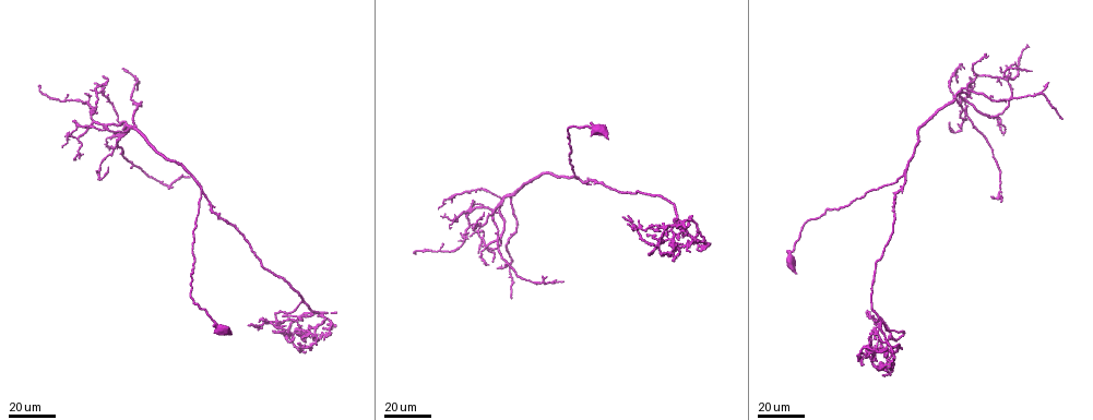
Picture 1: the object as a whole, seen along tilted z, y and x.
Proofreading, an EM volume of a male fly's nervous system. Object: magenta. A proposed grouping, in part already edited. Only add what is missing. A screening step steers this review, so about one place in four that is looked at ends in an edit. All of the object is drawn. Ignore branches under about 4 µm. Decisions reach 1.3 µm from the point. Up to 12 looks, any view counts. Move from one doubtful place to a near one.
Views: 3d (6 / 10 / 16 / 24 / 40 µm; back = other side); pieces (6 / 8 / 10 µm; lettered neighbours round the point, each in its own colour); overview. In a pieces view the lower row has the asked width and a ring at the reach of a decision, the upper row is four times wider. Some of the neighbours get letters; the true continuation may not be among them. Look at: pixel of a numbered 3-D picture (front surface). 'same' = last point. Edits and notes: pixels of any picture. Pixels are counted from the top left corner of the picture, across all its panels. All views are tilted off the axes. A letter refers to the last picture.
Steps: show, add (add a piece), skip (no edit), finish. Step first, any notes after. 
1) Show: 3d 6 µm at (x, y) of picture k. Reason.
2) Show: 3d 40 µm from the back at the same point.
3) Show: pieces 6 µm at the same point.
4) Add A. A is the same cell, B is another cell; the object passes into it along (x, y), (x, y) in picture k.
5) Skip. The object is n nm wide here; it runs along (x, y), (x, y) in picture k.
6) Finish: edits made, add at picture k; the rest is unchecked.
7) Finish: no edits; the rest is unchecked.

Show: 3d 24 µm at (678, 238) of picture 1. Free end.

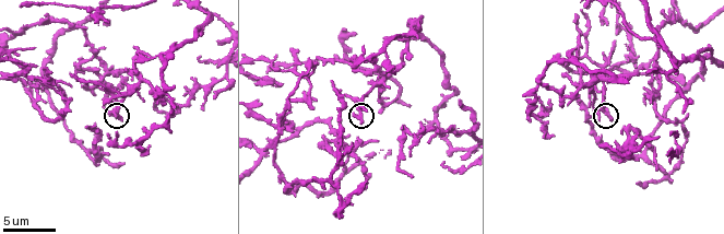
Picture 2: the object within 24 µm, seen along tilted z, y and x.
Show: 3d 10 µm at (609, 119) of picture 2. Closer look.

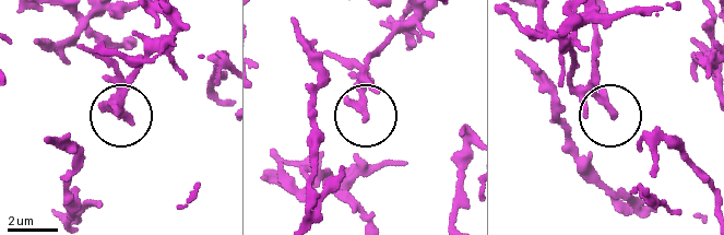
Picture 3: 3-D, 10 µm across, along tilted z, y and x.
Show: pieces 8 µm at (367, 118) of picture 3.

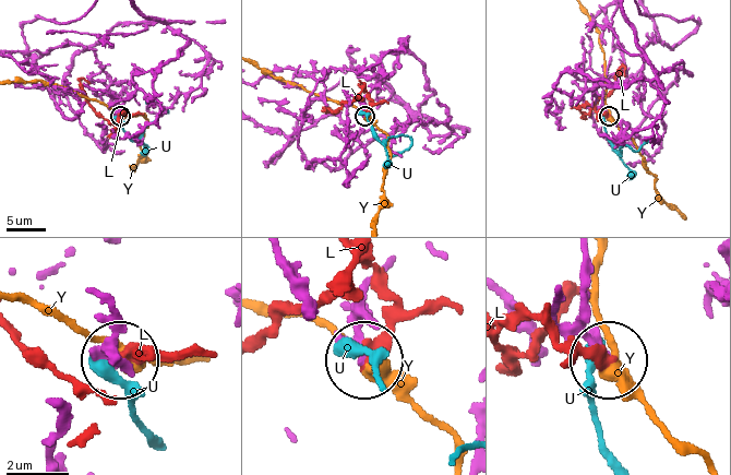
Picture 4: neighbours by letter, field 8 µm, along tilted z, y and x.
Skip. L, U and Y are other cells; it runs along (556, 299), (554, 319), (603, 356) in picture 4; no lettered piece goes on from it.

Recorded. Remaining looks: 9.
Show: pieces 10 µm at (109, 152) of picture 2. Free end.

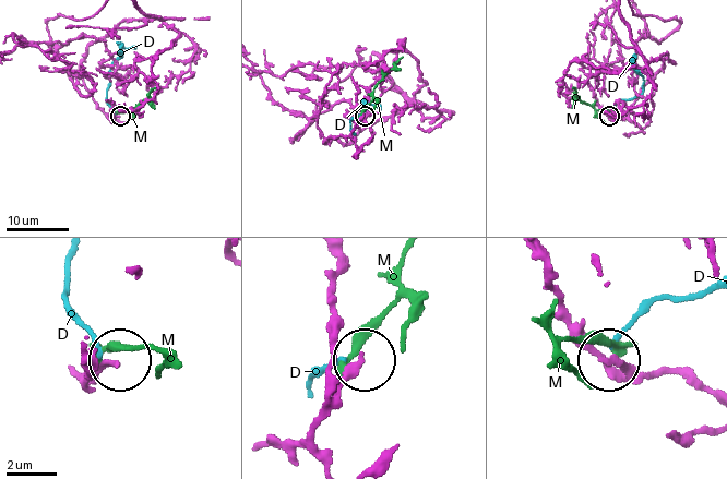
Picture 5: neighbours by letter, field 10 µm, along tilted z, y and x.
Skip. D and M are other cells; it runs along (656, 368), (638, 372), (607, 362) in picture 5; none of them fits.

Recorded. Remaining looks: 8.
Show: pieces 8 µm at (379, 110) of picture 2. Branch stops here.

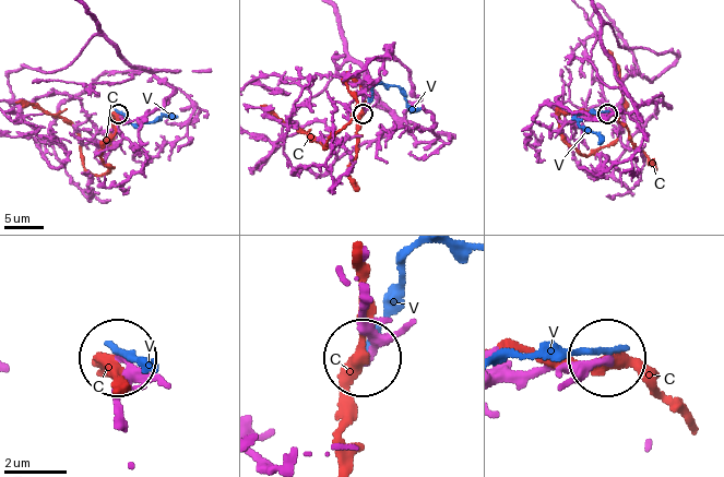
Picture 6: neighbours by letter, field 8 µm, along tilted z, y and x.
Skip. C and V are other cells; it runs along (503, 379), (603, 360) in picture 6; none of them fits.

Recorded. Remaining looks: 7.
Show: pieces 10 µm at (356, 34) of picture 2. Free end.

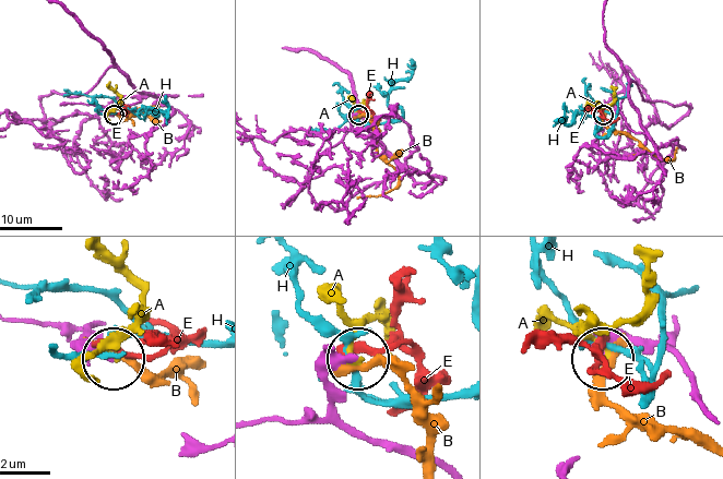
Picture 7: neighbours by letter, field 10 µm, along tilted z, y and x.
Skip. A, B, E and H are other cells; no lettered piece goes on from it.

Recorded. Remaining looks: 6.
Show: pieces 6 µm at (139, 62) of picture 2. An open end.

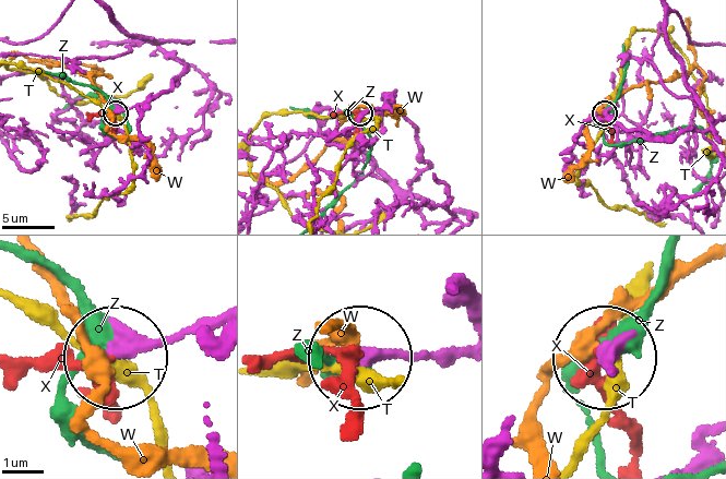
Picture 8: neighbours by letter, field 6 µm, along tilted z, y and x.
Add X. X is the same cell, T, W and Z are other cells; the object passes into it along (216, 315), (115, 356), (111, 420) in picture 8; the neuron continues.

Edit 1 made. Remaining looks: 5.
Show: 3d 40 µm at (892, 359) of picture 1. Stops while still wide.

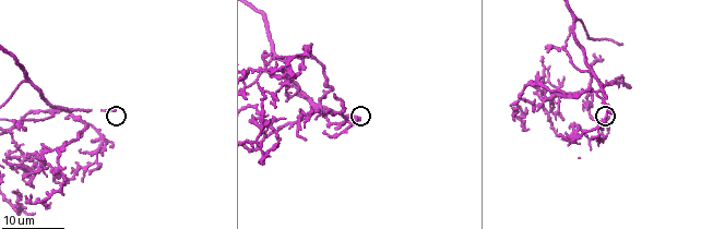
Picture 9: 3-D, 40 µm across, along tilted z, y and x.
Show: pieces 6 µm at (113, 108) of picture 9. See the neighbours.

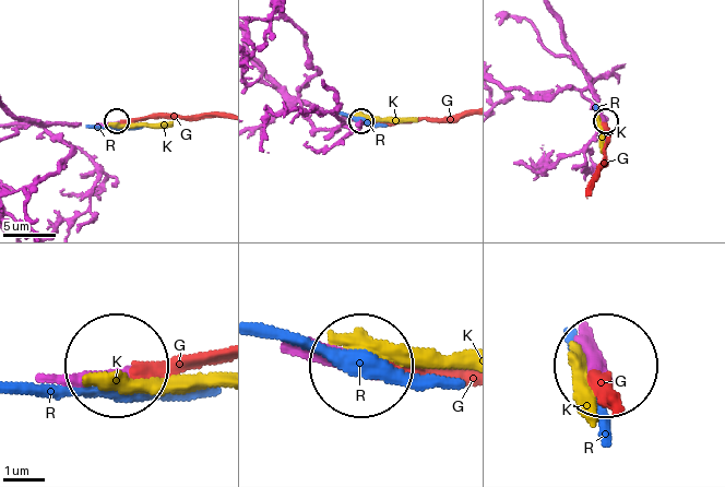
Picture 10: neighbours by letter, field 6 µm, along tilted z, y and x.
Add G. G is the same cell, K and R are other cells; the object passes into it along (80, 122), (116, 125), (163, 116), (220, 116) in picture 10; it goes on there.

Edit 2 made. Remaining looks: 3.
Finish: edits made, add at picture 8, add at picture 10; the rest is unchecked.

